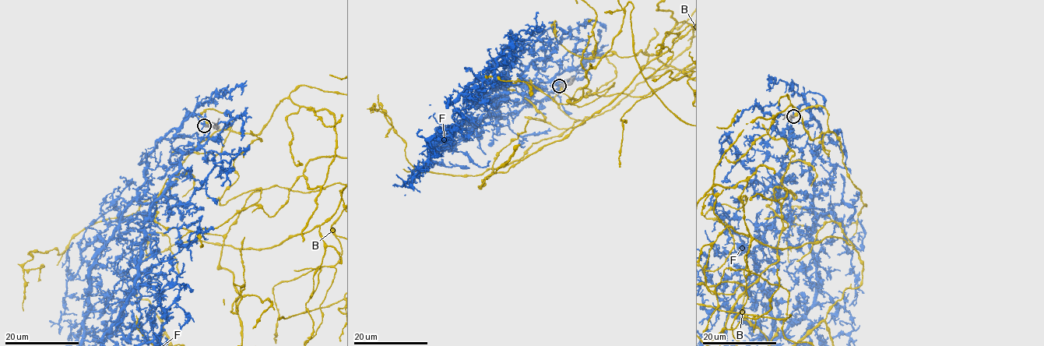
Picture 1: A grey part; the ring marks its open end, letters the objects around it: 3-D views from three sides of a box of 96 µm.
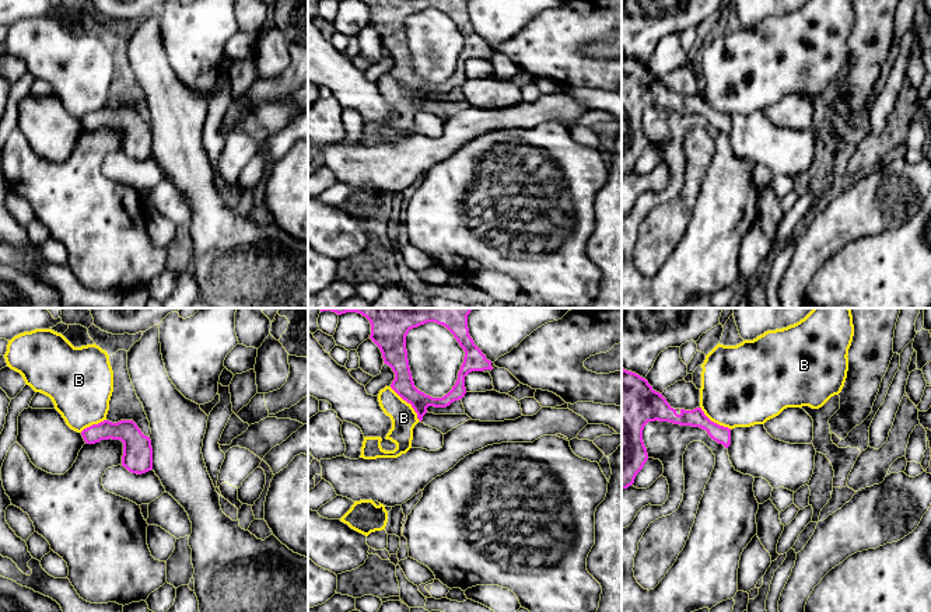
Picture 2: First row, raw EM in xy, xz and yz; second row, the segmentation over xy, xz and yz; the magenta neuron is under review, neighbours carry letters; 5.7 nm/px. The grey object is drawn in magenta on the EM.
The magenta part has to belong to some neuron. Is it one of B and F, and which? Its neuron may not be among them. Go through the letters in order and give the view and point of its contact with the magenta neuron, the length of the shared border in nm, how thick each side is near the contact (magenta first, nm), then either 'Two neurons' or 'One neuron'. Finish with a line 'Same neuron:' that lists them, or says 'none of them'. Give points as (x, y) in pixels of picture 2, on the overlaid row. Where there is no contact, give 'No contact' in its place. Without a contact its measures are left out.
B: Touches magenta at xz (408, 402). Shared border 260 nm. Thickness 120 nm (magenta) against 150 nm. Two neurons
F: No contact. One neuron
Same neuron: F

